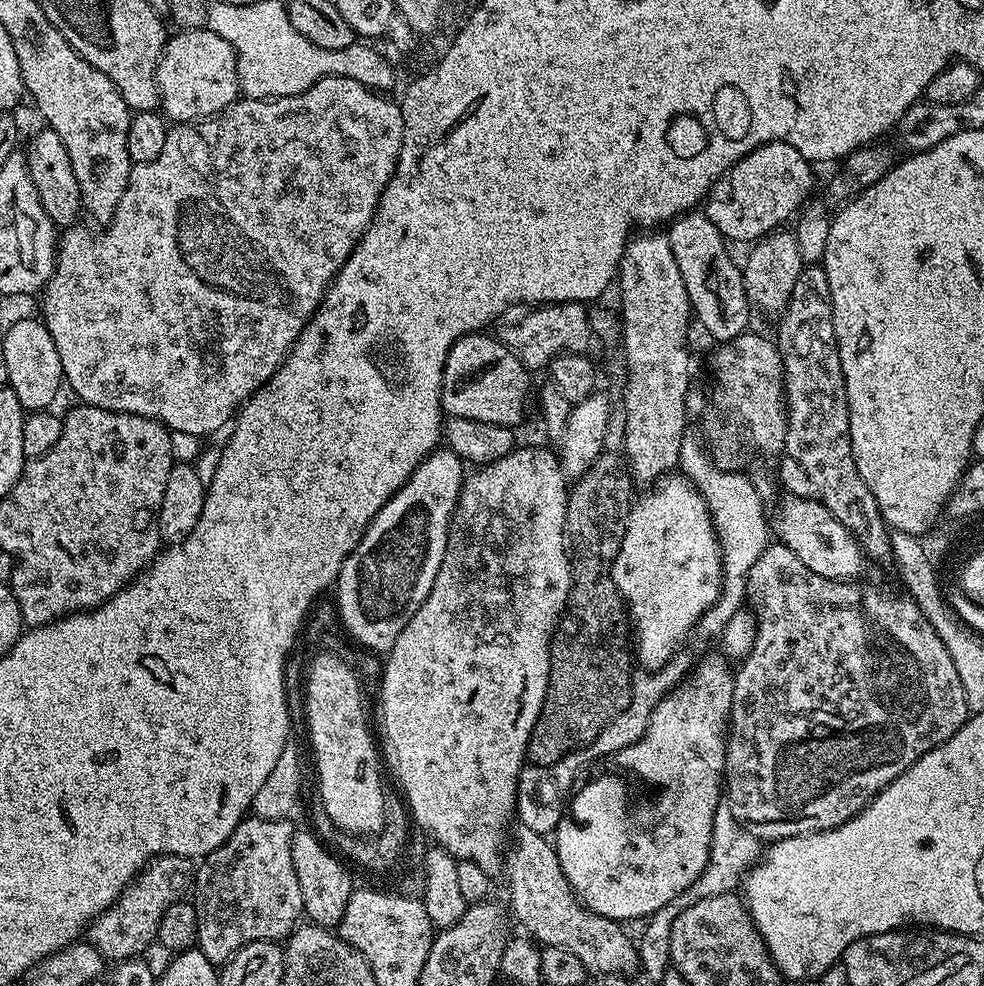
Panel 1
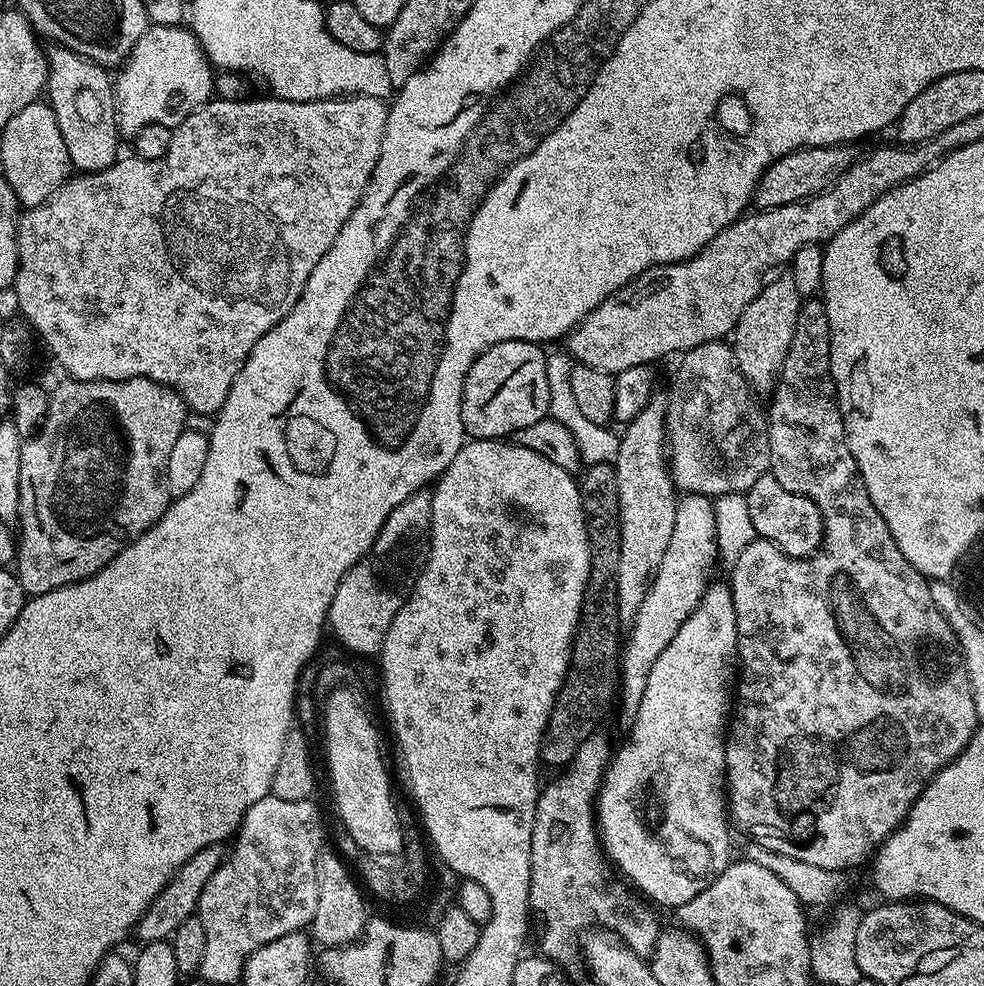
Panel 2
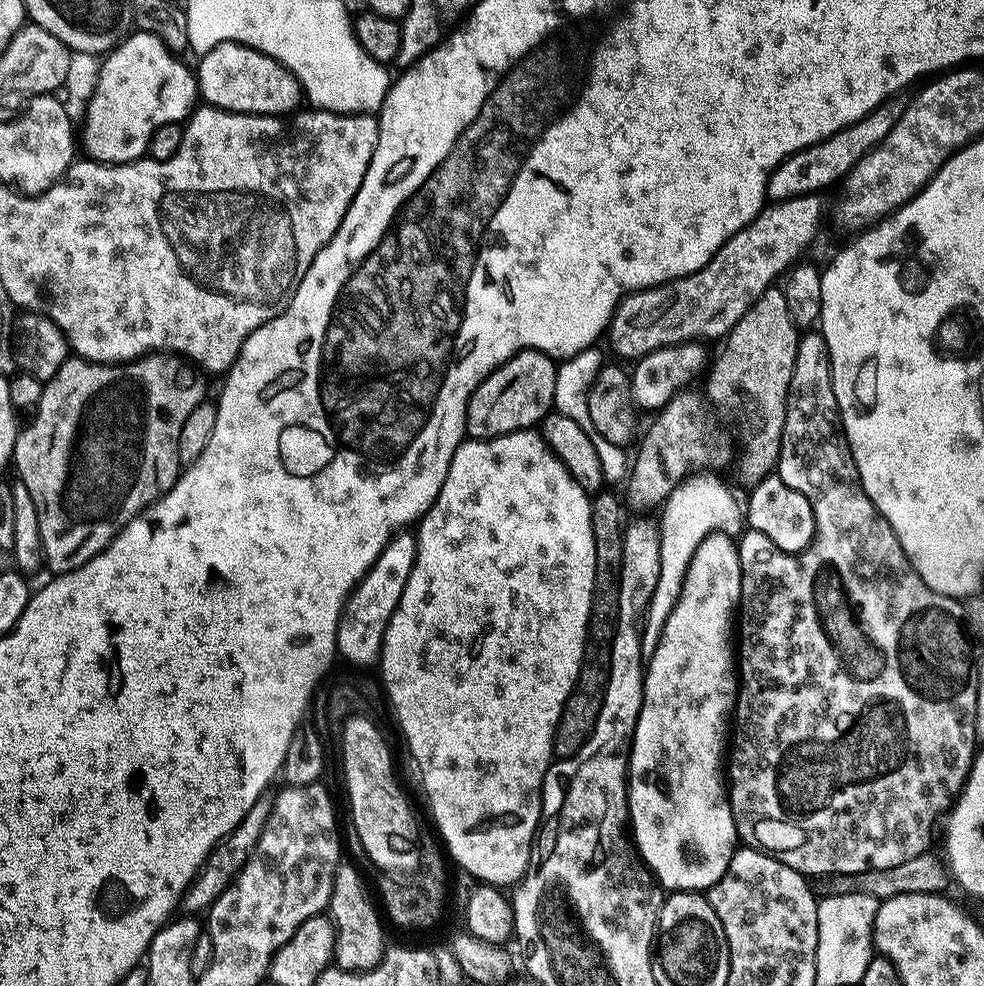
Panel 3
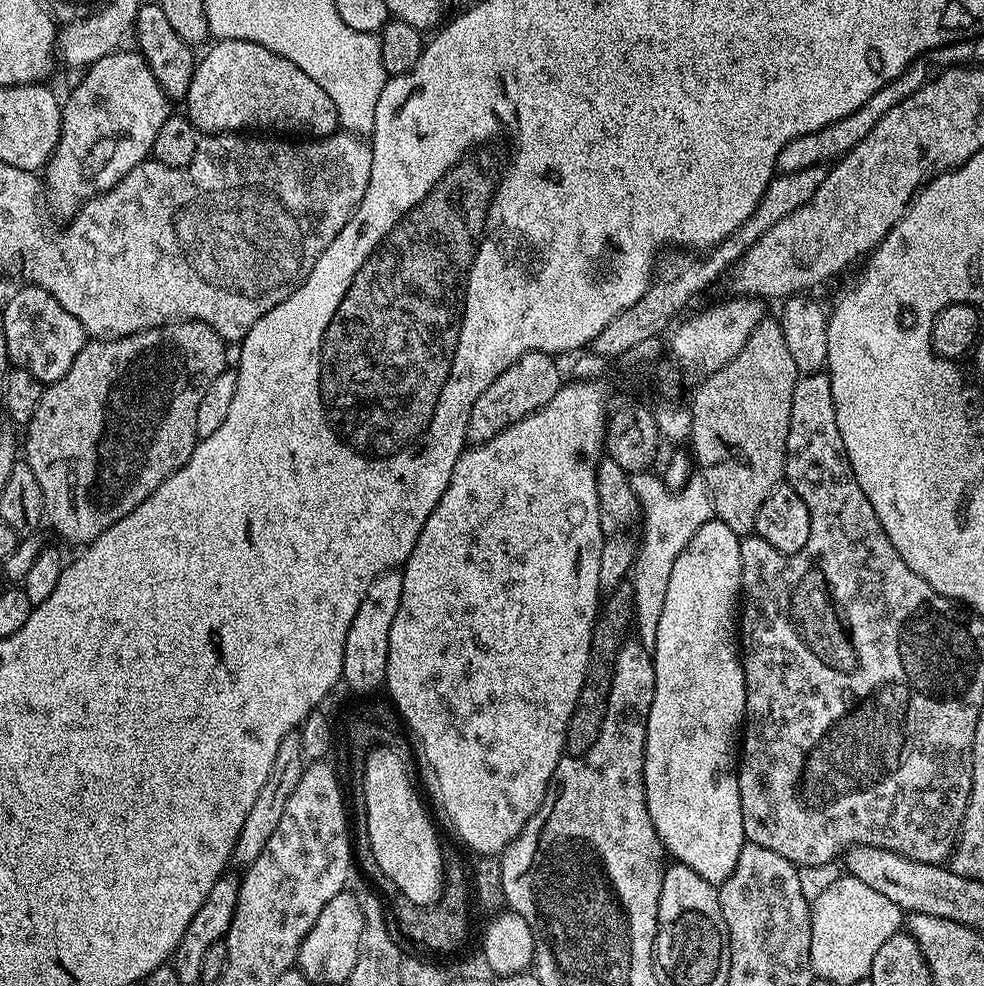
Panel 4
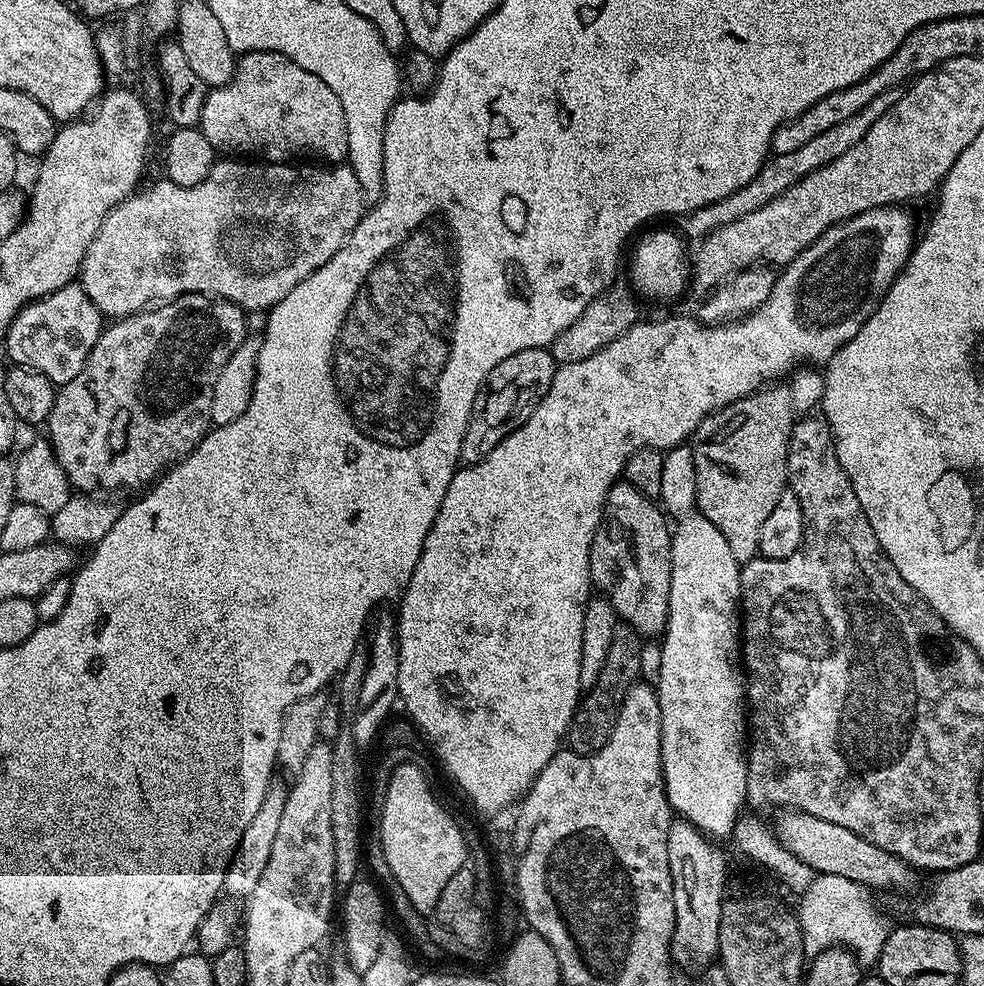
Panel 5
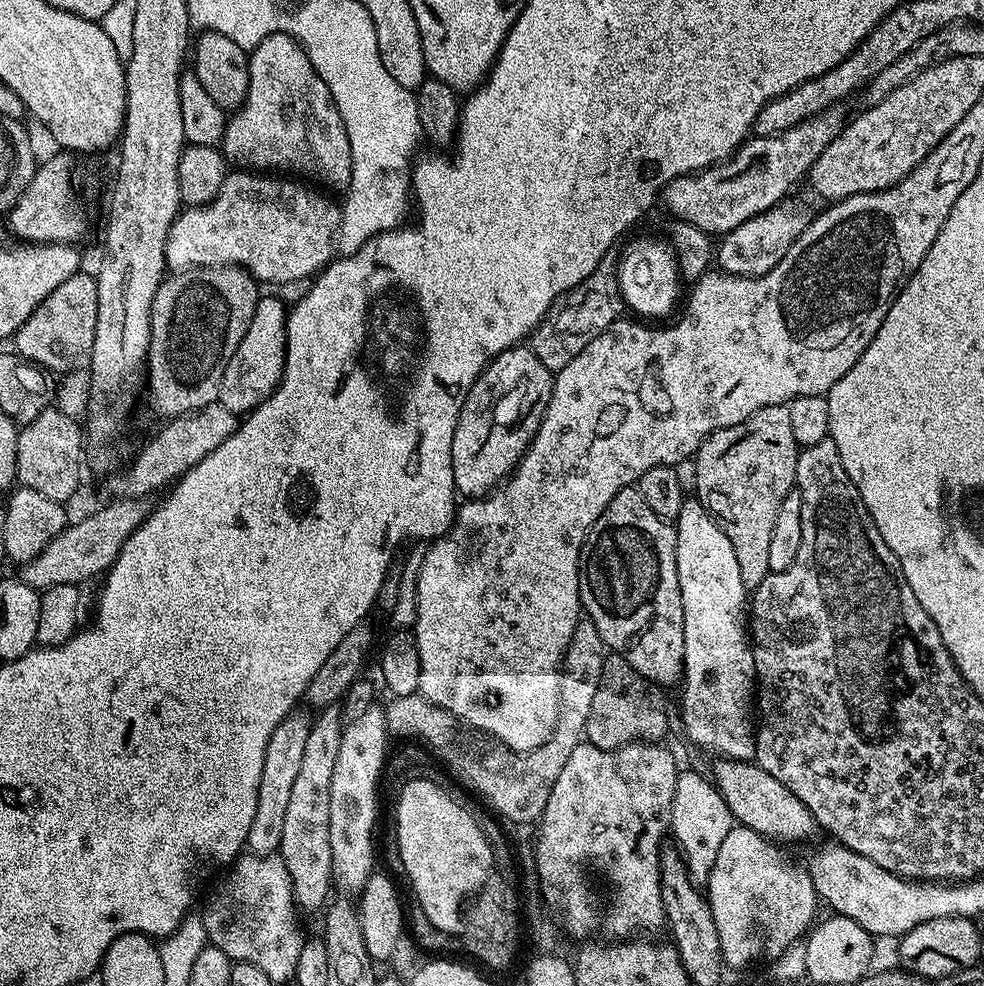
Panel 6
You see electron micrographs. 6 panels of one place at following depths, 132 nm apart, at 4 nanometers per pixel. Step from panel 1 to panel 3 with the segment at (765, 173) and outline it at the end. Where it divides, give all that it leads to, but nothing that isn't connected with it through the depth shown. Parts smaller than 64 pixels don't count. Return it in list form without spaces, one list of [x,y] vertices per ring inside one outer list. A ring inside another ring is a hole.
[[[903,95],[889,96],[877,108],[870,110],[870,114],[858,118],[858,122],[830,134],[830,138],[822,142],[811,144],[810,147],[798,150],[792,156],[786,157],[770,174],[767,199],[772,202],[793,200],[795,196],[823,193],[823,188],[828,188],[831,184],[839,185],[849,170],[867,152],[877,148],[886,138],[886,134],[890,134],[890,130],[894,130],[894,122],[902,118],[907,105],[908,100]]]

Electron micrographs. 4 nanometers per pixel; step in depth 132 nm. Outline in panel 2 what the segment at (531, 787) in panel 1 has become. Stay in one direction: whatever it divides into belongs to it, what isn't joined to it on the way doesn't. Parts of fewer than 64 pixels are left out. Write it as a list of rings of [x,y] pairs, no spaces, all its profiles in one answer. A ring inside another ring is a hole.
[[[696,493],[683,495],[676,505],[674,531],[662,563],[648,588],[647,596],[630,625],[630,634],[625,637],[621,649],[621,679],[618,708],[620,722],[630,728],[636,720],[642,694],[646,690],[646,679],[650,676],[654,662],[670,644],[670,639],[682,626],[682,622],[696,608],[701,595],[707,588],[710,577],[708,570],[717,561],[719,552],[716,544],[716,512],[713,501]]]

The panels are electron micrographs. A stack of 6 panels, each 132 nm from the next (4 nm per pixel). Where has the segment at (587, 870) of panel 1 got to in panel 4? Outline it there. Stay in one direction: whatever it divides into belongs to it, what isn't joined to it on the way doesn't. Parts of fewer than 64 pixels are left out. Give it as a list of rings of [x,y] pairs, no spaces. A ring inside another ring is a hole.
[[[710,519],[697,533],[690,538],[689,544],[678,555],[667,583],[666,600],[663,603],[662,616],[658,621],[657,646],[654,649],[654,702],[650,706],[650,718],[646,726],[646,750],[644,751],[644,789],[646,790],[646,810],[650,810],[650,822],[654,822],[654,830],[662,842],[665,853],[675,863],[690,866],[694,874],[706,878],[706,882],[717,886],[723,884],[734,870],[738,862],[738,854],[744,847],[744,827],[742,826],[742,802],[738,794],[738,745],[742,740],[744,707],[746,706],[746,682],[742,652],[738,647],[738,601],[741,599],[740,579],[742,578],[742,554],[740,553],[741,537],[726,526],[726,522]]]

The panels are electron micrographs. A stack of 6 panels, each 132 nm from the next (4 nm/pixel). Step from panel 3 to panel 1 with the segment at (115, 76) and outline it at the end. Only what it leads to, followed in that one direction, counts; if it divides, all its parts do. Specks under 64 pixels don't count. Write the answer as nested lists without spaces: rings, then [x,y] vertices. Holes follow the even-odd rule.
[[[207,26],[180,30],[175,34],[177,36],[167,37],[156,71],[163,115],[172,122],[191,122],[215,116],[235,104],[241,95],[240,75],[236,52],[230,42],[211,32]]]

